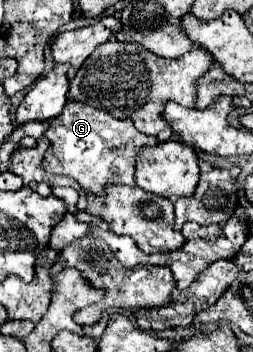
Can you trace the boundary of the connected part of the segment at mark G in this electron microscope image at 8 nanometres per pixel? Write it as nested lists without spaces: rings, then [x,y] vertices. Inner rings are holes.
[[[68,99],[64,111],[56,119],[50,119],[44,135],[50,141],[50,149],[44,153],[42,167],[48,173],[72,177],[82,189],[94,195],[104,195],[106,185],[136,185],[136,151],[140,147],[158,145],[156,137],[140,133],[130,119],[114,119],[110,113],[74,99]]]

